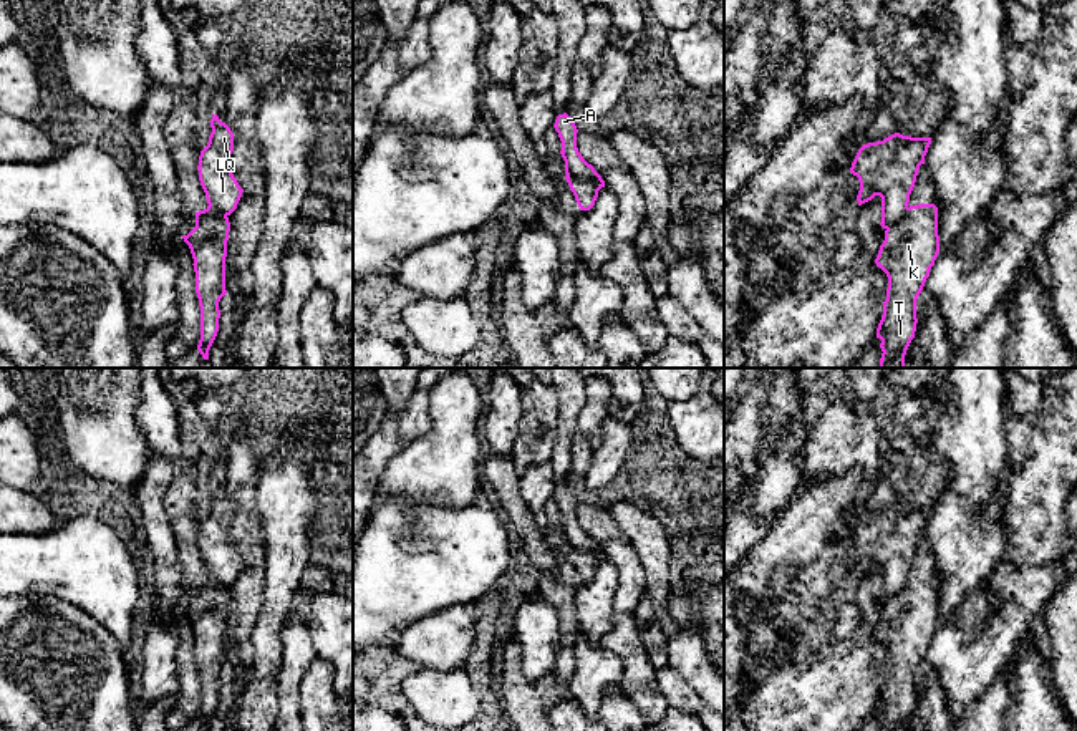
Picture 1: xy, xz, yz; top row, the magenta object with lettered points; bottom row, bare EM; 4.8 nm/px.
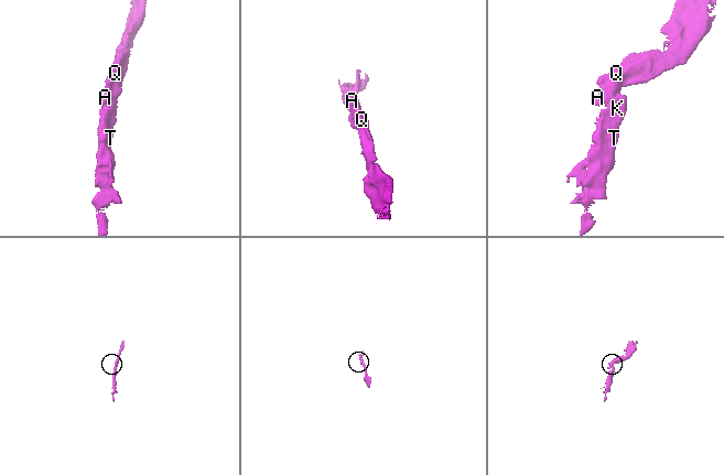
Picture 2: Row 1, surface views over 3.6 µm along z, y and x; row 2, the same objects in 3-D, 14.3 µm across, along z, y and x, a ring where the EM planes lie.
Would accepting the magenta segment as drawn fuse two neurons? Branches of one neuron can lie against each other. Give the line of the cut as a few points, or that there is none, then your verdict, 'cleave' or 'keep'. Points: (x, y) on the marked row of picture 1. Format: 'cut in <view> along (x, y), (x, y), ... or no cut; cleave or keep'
cut in xz along (567, 173), (577, 178), (590, 178), (598, 189); cleave

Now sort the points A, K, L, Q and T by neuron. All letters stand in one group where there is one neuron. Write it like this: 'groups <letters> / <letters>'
groups A L Q / K T

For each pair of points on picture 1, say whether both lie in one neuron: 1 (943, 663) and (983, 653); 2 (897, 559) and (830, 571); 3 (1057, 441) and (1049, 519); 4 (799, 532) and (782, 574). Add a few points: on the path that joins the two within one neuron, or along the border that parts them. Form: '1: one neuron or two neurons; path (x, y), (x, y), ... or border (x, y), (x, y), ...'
1: one neuron; path (953, 663), (973, 663)
2: one neuron; path (880, 557), (847, 557)
3: one neuron; path (1051, 461), (1049, 499)
4: two neurons; border (799, 567), (779, 564), (761, 595)

